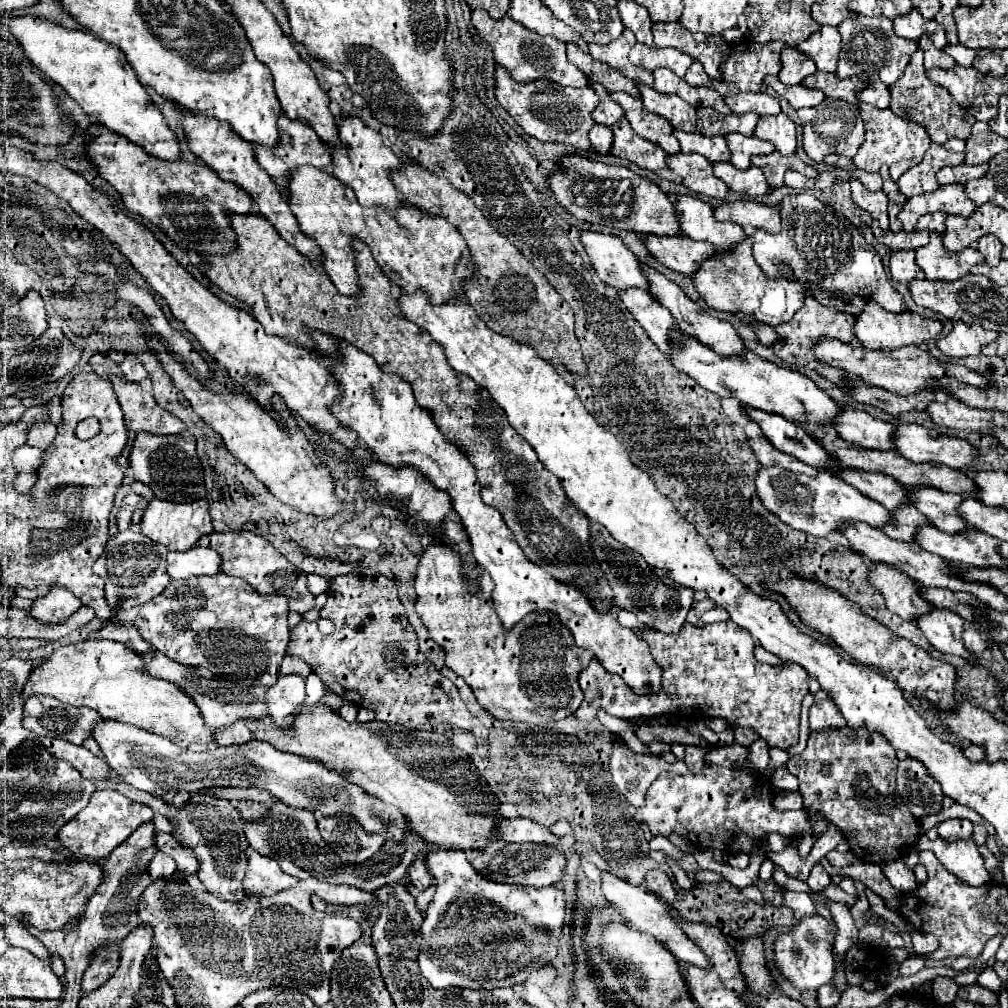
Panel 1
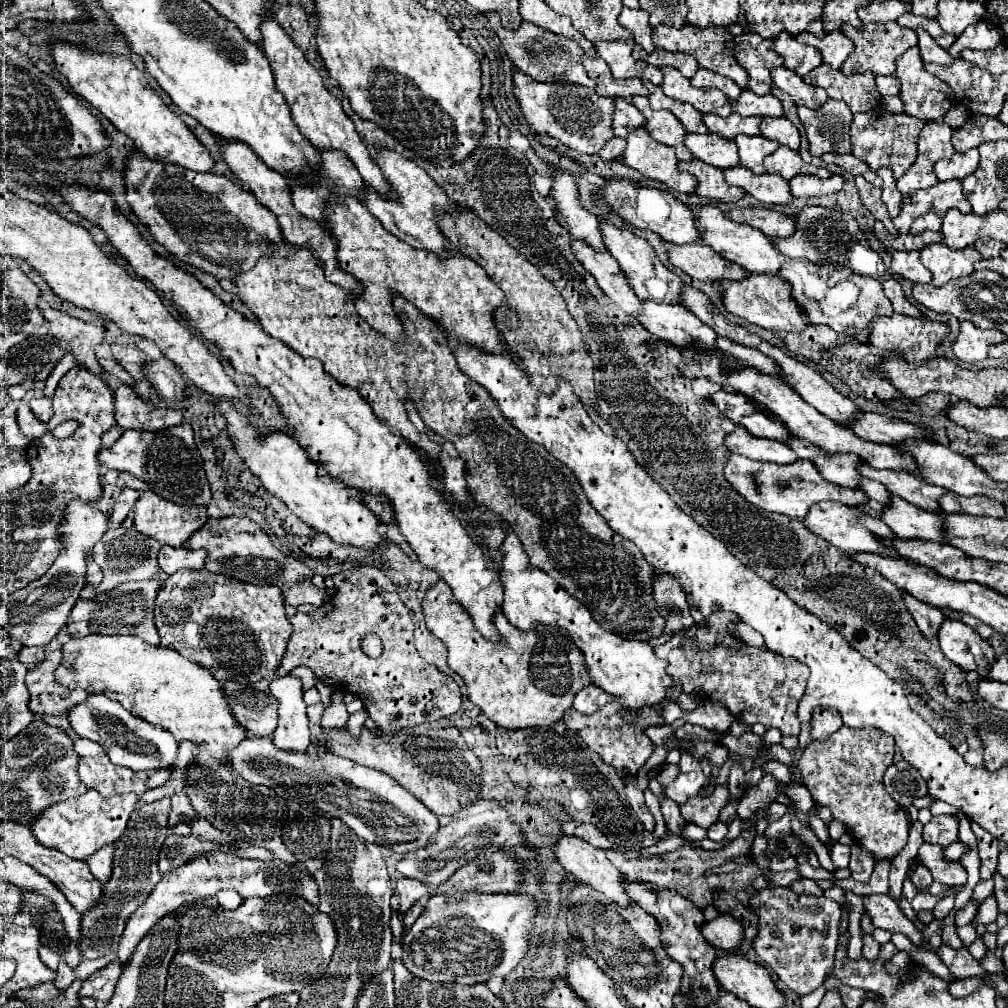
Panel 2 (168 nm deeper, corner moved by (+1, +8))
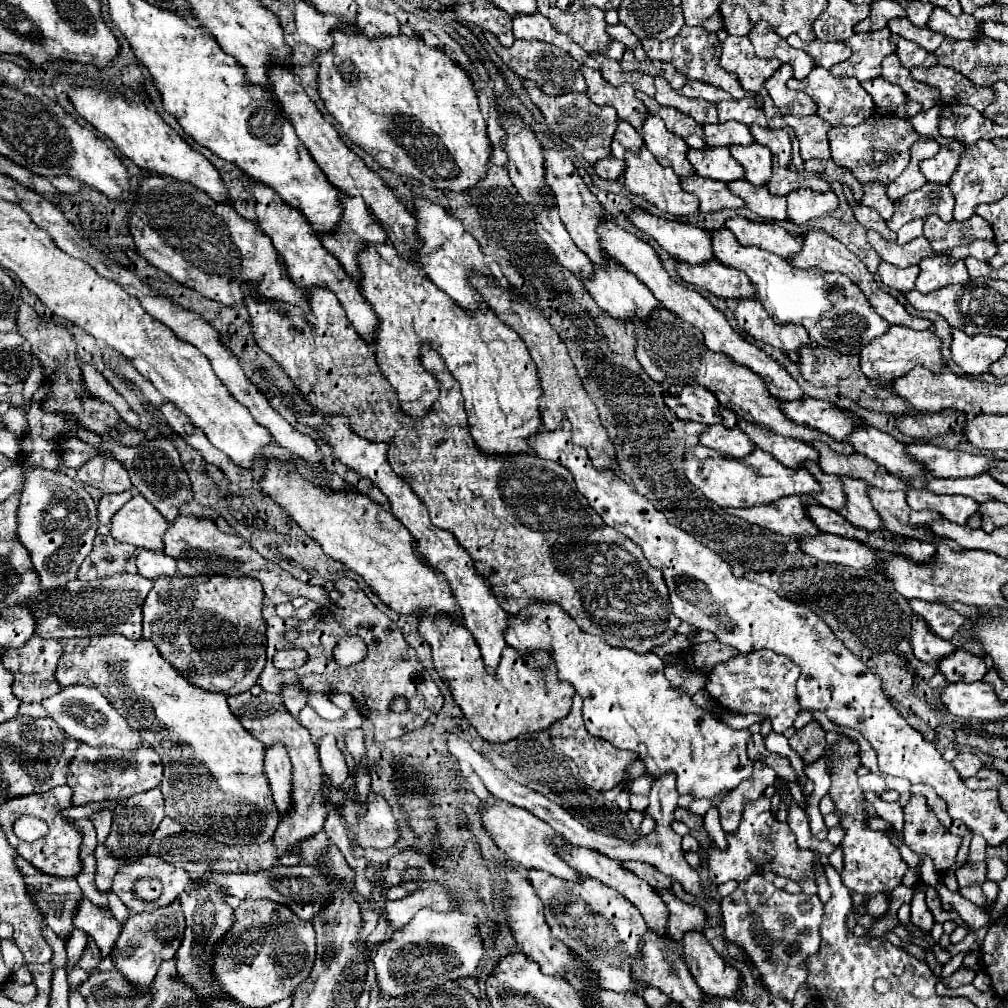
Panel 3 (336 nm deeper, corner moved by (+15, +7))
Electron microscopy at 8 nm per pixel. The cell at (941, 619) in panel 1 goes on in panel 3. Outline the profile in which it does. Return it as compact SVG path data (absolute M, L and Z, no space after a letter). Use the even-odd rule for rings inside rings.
M956 649L956 653L942 657L938 663L938 669L950 683L982 681L984 673L988 671L980 657L964 651L964 649Z

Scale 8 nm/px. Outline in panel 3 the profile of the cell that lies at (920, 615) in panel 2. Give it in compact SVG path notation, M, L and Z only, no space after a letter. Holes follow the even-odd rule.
M912 615L912 633L910 633L910 645L916 657L928 665L936 665L940 657L952 653L956 647L950 641L940 639L928 623L920 615Z

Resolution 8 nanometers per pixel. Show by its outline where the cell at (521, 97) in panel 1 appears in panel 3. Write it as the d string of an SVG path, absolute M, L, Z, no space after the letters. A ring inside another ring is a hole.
M522 79L522 85L526 89L526 93L530 95L532 103L540 109L540 113L544 115L546 119L546 125L548 129L560 137L564 143L572 145L590 165L594 165L598 159L602 157L608 157L610 155L610 141L612 141L612 133L616 131L616 121L618 121L618 115L616 115L616 109L612 107L600 107L596 103L592 103L586 93L564 93L564 95L558 95L558 97L552 97L552 95L546 95L542 93L534 81L528 81L528 79Z

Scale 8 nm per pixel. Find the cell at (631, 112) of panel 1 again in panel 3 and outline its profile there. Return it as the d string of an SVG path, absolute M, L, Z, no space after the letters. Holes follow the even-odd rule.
M646 113L638 133L644 137L644 145L650 153L654 153L660 165L672 167L678 177L688 177L694 173L690 161L686 159L688 145L680 135L668 131L658 115Z

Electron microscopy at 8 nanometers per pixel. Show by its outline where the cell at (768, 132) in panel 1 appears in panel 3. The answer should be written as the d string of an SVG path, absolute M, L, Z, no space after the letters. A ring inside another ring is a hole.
M750 125L750 131L754 135L754 141L760 145L766 145L772 155L778 157L778 163L784 167L790 163L790 137L784 129L770 129L760 125Z

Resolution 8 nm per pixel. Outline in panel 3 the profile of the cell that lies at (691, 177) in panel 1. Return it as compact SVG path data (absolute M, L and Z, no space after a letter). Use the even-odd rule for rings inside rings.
M700 175L682 177L680 185L684 191L692 193L700 201L700 211L718 211L718 209L738 209L744 207L744 201L732 195L722 181L712 181Z

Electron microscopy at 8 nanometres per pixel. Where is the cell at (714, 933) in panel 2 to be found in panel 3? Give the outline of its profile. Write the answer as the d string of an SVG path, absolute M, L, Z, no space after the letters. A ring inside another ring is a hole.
M662 893L660 895L664 899L664 903L668 905L670 917L668 917L668 933L672 939L682 941L682 937L686 933L702 933L706 927L706 911L698 905L690 905L680 901L678 897L670 895L670 893Z

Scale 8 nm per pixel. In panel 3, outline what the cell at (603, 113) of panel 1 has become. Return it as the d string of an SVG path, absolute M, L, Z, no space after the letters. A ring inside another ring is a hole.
M618 121L618 127L616 127L614 139L612 139L612 155L614 155L616 159L622 159L626 147L628 147L628 149L640 149L642 145L644 145L644 141L642 141L642 137L638 135L638 131L636 131L630 123Z

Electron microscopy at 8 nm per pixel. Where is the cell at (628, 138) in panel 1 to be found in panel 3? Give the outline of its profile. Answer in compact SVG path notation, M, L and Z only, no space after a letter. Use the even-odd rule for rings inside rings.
M644 147L640 151L630 151L628 149L626 155L624 155L624 163L626 163L626 169L624 169L624 175L622 175L622 183L630 193L644 195L660 211L670 213L670 215L692 215L692 213L698 211L696 197L686 193L680 187L678 175L672 169L668 169L664 165L658 165L656 157L652 157L652 153L648 153L648 149L644 149Z

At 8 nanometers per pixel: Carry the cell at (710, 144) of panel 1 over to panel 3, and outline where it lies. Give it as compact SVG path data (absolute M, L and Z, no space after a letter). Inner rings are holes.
M728 147L688 149L688 161L692 163L694 171L702 177L710 177L724 183L744 179L744 169L740 169L738 161L730 155Z

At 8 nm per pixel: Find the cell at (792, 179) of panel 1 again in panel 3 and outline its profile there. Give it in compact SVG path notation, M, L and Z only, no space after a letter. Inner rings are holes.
M796 189L786 197L788 197L788 217L796 225L802 225L814 217L828 215L838 205L838 197L832 189L826 193L818 193L812 189Z

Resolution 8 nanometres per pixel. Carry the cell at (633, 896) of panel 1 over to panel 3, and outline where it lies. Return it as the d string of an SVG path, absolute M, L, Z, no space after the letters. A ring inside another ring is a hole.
M498 801L496 805L488 807L484 805L484 811L482 811L482 823L486 827L486 831L494 837L496 845L508 855L508 859L512 859L514 863L518 865L524 865L524 867L534 867L534 869L540 869L540 871L546 871L550 875L556 875L556 877L562 877L562 879L568 879L568 881L582 881L582 875L572 869L562 857L560 857L560 851L564 849L570 849L572 845L566 841L566 837L562 837L560 833L556 833L550 825L546 825L546 821L542 821L540 817L534 817L532 813L528 813L526 809L520 809L520 807L514 807L506 801Z

